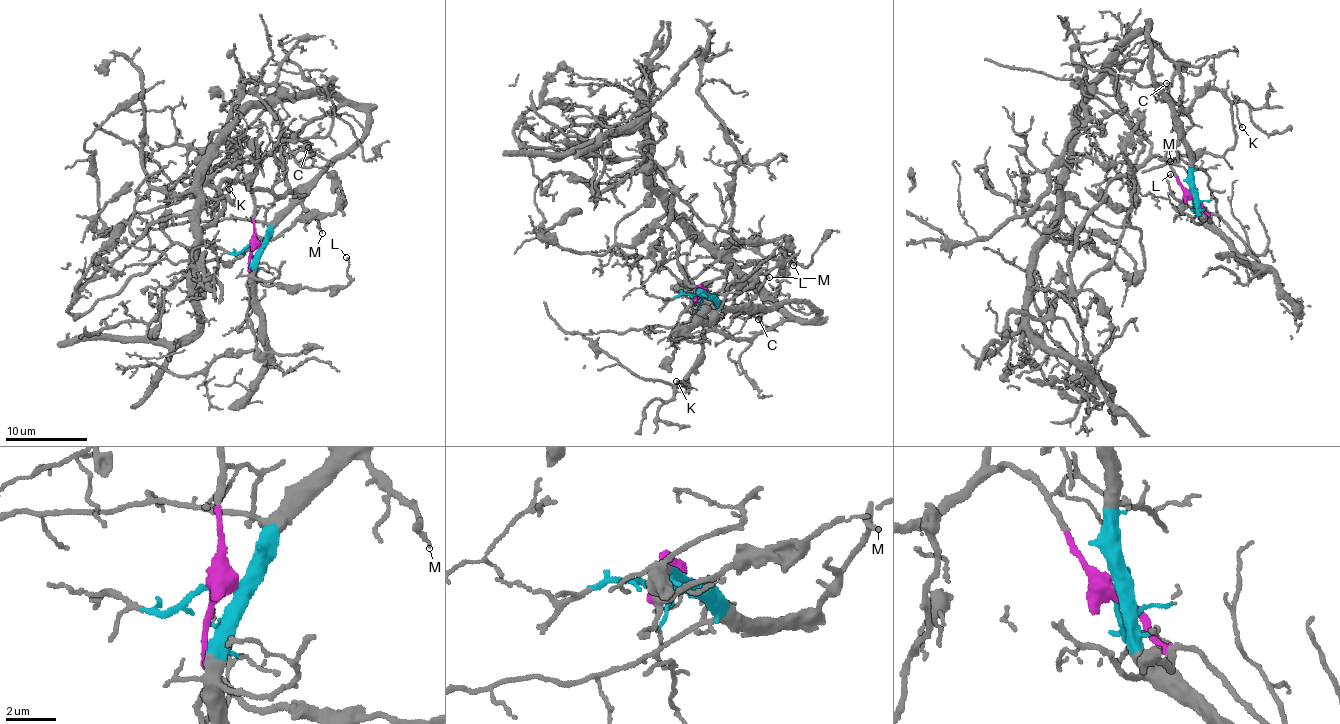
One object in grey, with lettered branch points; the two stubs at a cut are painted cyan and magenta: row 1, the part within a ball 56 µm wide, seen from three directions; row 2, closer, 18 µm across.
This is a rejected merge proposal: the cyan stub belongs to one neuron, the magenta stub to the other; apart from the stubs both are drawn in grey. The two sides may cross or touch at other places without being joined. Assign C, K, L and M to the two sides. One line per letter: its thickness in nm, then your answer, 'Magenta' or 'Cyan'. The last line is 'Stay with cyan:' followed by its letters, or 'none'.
C: Thickness 160 nm. Cyan
K: Thickness 110 nm. Cyan
L: Thickness 170 nm. Magenta
M: Thickness 110 nm. Cyan
Stay with cyan: C, K, M

